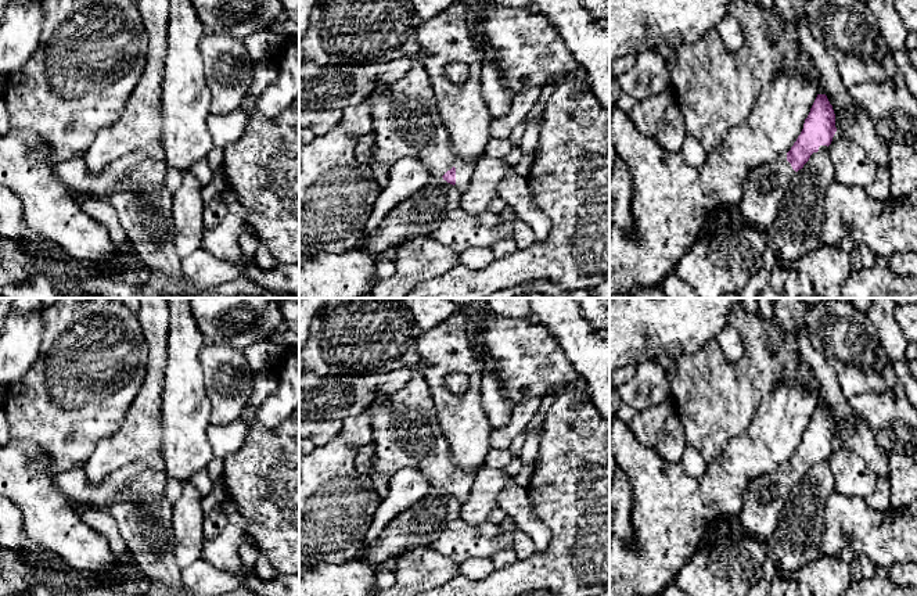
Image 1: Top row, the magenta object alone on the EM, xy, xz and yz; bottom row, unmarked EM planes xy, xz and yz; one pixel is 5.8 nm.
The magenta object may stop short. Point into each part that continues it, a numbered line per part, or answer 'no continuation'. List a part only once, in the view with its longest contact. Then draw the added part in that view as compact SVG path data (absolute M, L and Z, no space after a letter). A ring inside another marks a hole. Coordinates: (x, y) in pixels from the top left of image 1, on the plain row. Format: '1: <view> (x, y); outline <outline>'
1: xz (406, 433); outline M422 373L411 374L403 388L392 394L378 395L367 409L371 410L371 442L374 444L374 456L371 460L373 473L370 477L380 499L386 496L392 475L404 467L422 471L432 487L442 488L454 477L454 498L460 503L467 499L475 473L464 471L453 463L445 430L438 421L429 385Z

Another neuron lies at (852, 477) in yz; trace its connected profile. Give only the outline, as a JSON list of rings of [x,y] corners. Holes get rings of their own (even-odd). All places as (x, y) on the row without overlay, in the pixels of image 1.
[[[835,442],[828,463],[834,488],[838,493],[863,499],[875,493],[878,477],[853,450],[845,449]]]

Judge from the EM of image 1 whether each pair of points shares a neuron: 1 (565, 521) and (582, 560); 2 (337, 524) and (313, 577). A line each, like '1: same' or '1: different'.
1: same
2: different

